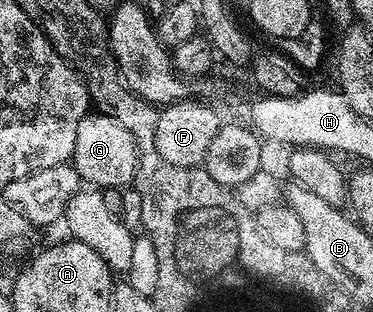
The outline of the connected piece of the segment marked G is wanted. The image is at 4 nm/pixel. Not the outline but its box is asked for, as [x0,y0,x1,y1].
[70,114,139,190]

